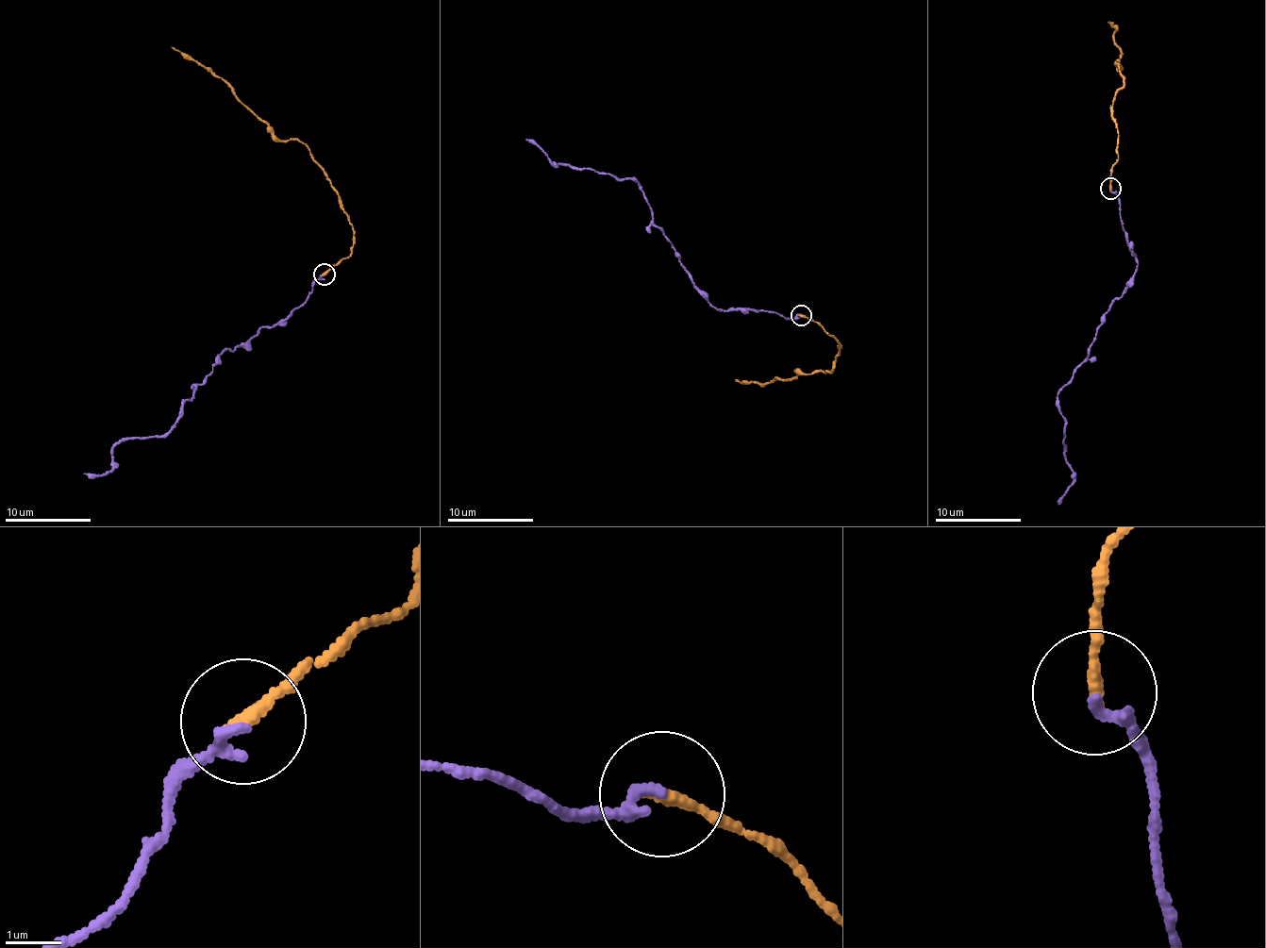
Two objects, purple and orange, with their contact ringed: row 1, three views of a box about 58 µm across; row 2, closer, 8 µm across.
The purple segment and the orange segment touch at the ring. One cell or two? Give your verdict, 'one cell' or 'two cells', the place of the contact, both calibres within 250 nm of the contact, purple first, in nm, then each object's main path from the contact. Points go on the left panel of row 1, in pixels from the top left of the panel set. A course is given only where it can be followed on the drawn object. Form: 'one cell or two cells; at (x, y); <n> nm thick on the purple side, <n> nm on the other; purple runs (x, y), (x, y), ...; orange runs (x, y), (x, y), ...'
one cell; at (324, 274); 240 nm thick on the purple side, 240 nm on the other; purple runs (324, 274), (283, 321), (220, 355), (163, 435), (124, 440), (111, 453), (112, 468), (98, 476), (83, 474); orange runs (324, 274), (349, 256), (354, 227), (324, 169), (301, 141), (281, 141), (214, 75), (171, 48)

